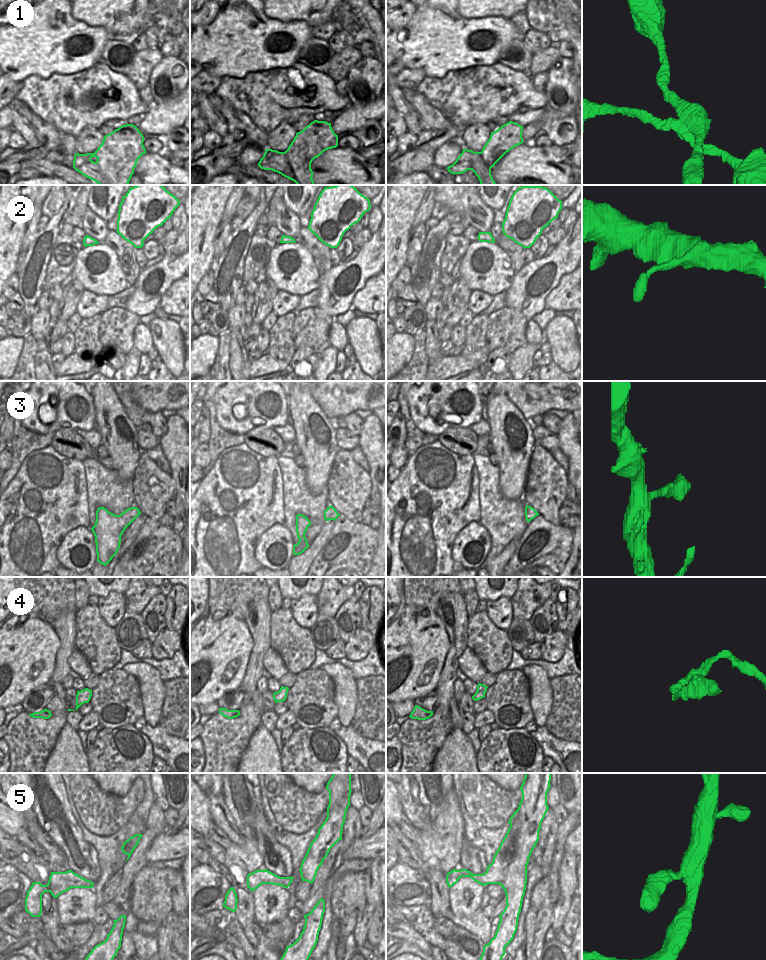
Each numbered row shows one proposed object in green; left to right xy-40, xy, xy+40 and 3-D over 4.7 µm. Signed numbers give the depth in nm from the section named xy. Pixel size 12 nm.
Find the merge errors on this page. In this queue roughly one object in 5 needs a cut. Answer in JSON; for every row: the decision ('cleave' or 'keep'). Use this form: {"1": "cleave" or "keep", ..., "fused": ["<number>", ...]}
{"1": "cleave", "2": "keep", "3": "keep", "4": "keep", "5": "keep", "fused": ["1"]}

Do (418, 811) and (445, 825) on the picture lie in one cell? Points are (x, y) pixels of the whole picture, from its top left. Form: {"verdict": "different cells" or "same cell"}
{"verdict": "different cells"}

